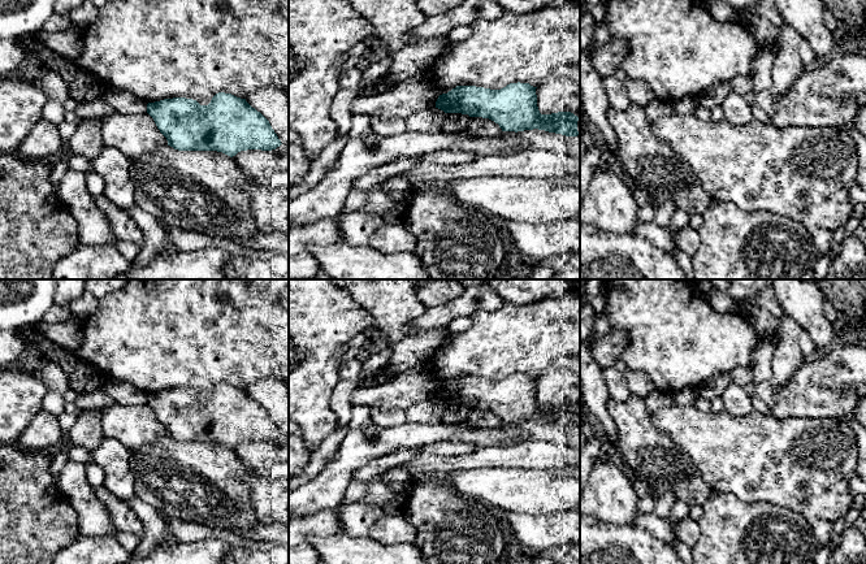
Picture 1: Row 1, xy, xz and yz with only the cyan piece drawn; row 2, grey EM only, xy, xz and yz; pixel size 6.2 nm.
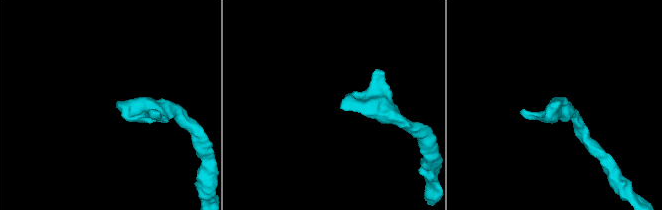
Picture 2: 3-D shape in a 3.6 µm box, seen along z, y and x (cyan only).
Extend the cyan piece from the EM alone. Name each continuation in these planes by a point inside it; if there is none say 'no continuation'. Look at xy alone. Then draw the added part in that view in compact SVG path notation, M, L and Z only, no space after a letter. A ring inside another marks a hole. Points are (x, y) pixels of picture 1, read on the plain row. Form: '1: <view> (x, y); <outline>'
no continuation

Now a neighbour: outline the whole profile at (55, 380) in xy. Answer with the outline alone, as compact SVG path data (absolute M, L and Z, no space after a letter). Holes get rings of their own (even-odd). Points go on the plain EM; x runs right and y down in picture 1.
M40 361L35 372L47 389L43 411L60 417L65 412L64 395L70 389L66 373L53 361Z

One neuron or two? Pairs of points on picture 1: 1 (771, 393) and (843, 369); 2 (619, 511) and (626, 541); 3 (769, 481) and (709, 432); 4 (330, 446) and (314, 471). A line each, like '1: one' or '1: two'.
1: two
2: two
3: one
4: one

